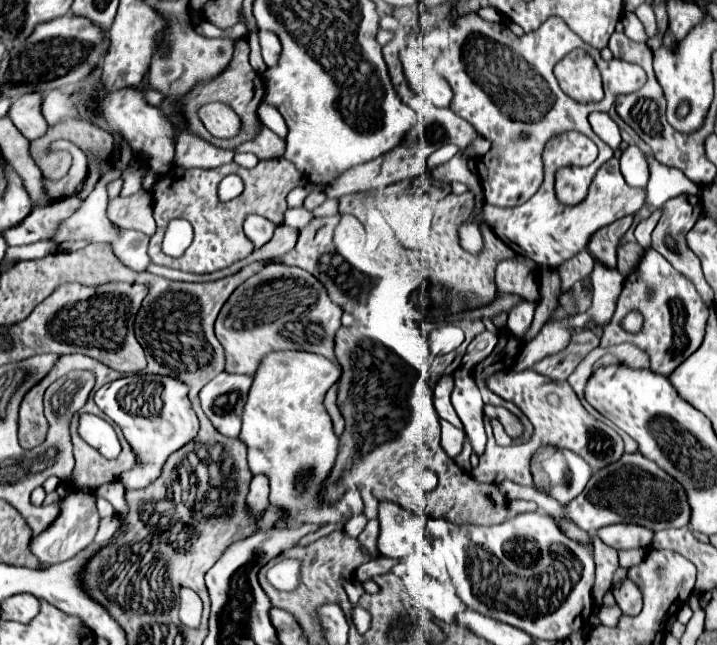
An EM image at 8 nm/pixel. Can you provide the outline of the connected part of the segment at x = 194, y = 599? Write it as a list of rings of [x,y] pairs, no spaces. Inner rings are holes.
[[[182,588],[180,592],[180,622],[182,626],[196,628],[200,624],[202,614],[202,600],[196,596],[196,592]]]

